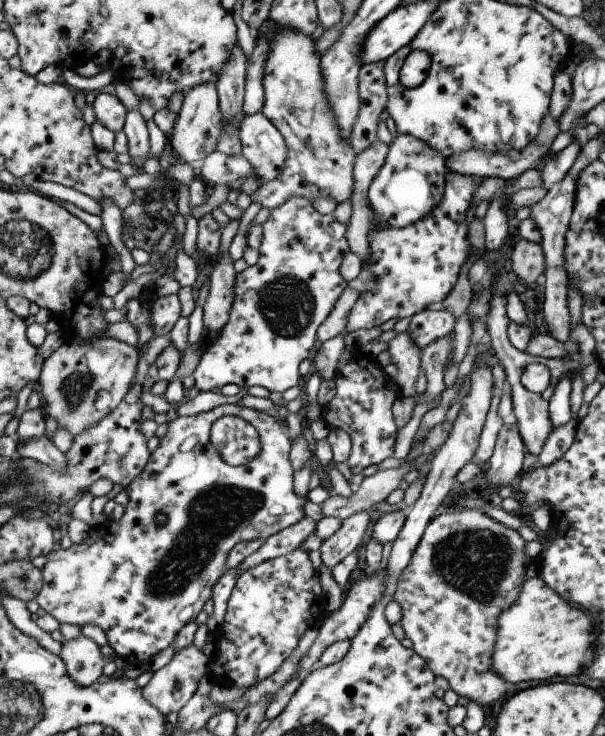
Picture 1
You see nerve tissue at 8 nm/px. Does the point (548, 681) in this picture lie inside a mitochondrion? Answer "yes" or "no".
no

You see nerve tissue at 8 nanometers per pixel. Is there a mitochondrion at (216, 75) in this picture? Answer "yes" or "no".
no

